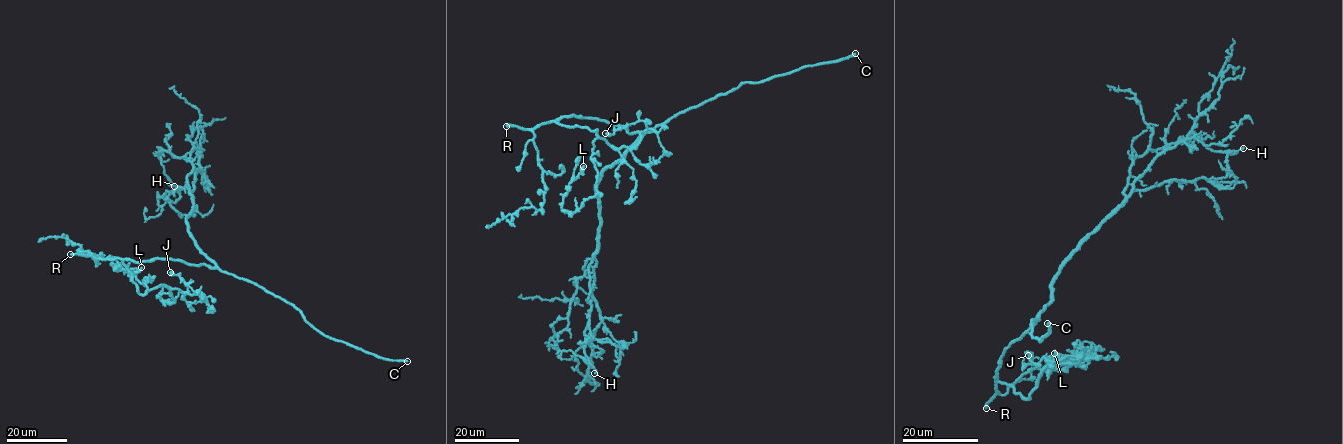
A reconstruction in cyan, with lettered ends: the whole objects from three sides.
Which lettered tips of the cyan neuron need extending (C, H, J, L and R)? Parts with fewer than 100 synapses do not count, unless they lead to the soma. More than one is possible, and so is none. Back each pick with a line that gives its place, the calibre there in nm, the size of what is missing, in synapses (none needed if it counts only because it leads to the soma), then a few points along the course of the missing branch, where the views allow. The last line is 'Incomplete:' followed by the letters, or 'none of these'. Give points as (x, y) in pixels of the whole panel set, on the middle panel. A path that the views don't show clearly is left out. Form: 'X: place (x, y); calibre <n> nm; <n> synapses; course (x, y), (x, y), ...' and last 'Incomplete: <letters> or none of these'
C: place (855, 53); calibre 320 nm
R: place (506, 126); calibre 340 nm; 600 synapses
Incomplete: C, R

